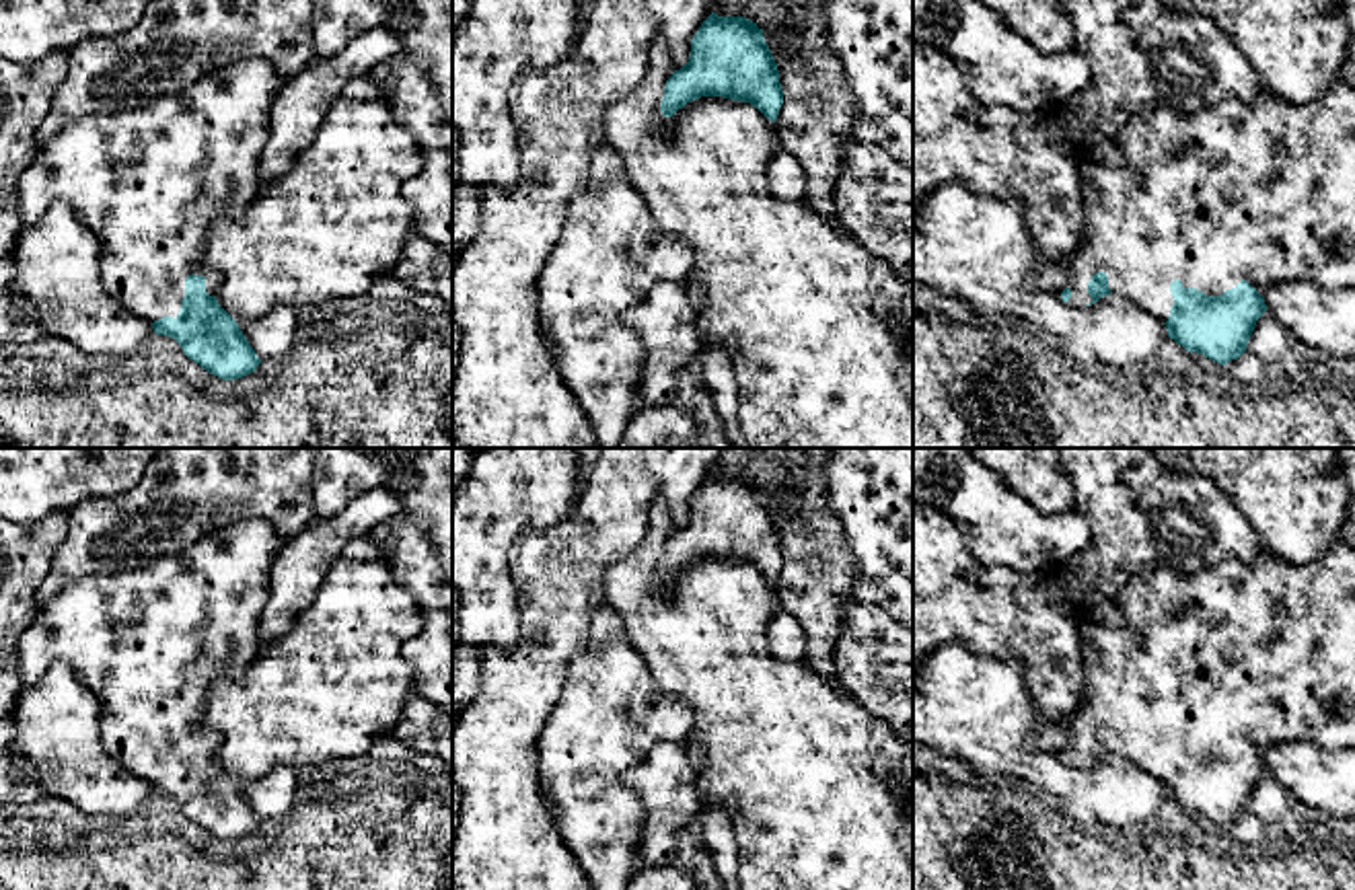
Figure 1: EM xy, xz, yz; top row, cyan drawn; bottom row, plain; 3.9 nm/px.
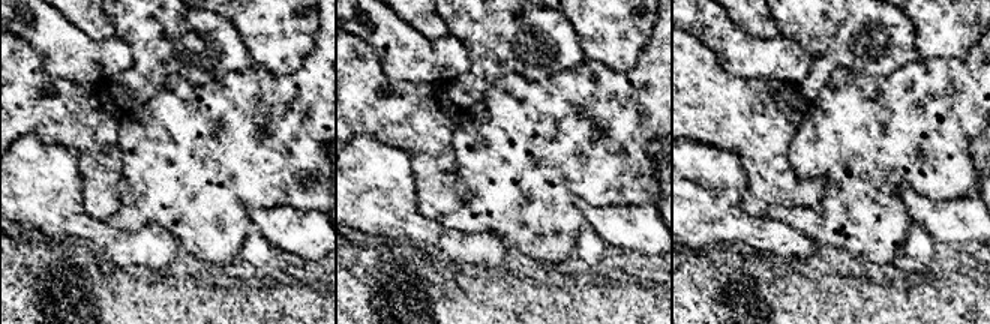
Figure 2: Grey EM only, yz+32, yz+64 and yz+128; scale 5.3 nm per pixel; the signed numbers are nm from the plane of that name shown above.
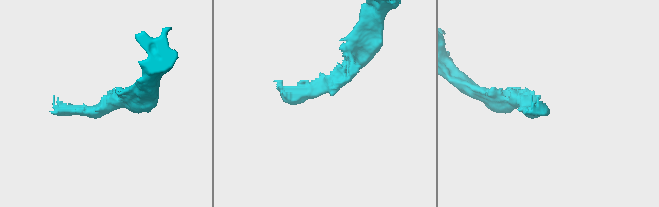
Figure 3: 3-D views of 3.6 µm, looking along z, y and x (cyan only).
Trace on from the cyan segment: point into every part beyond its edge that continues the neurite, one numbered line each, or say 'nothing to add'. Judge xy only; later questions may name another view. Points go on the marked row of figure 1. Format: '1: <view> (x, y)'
1: xy (149, 181)

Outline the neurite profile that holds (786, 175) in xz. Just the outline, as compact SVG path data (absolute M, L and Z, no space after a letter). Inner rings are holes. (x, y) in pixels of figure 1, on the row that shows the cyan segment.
M779 150L767 169L767 177L775 197L783 201L806 201L806 175L796 156Z

